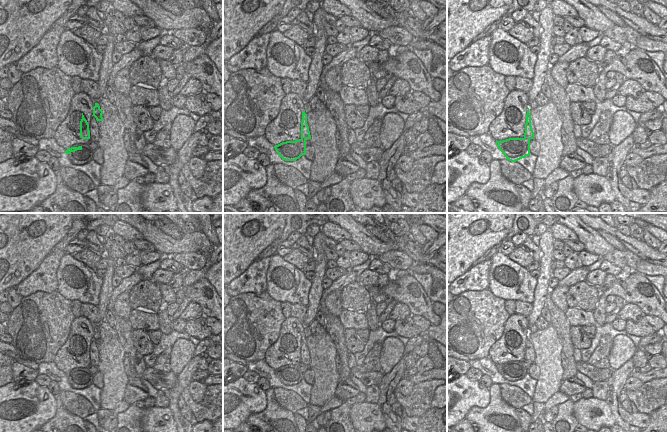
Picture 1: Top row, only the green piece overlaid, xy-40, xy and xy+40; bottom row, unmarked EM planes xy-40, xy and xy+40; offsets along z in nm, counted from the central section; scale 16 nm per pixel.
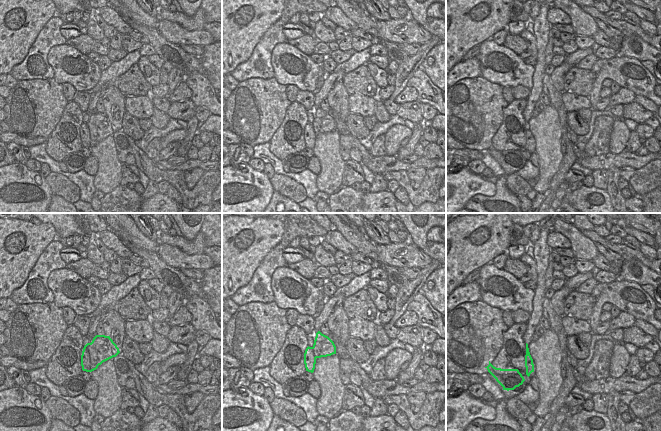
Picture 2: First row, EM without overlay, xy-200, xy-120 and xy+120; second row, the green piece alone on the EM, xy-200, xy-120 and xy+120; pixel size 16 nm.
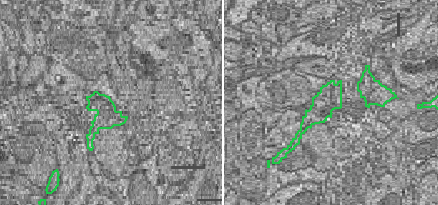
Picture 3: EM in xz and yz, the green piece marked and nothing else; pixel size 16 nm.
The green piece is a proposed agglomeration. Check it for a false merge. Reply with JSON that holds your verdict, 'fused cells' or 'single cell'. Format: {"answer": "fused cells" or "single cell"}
{"answer": "fused cells"}

